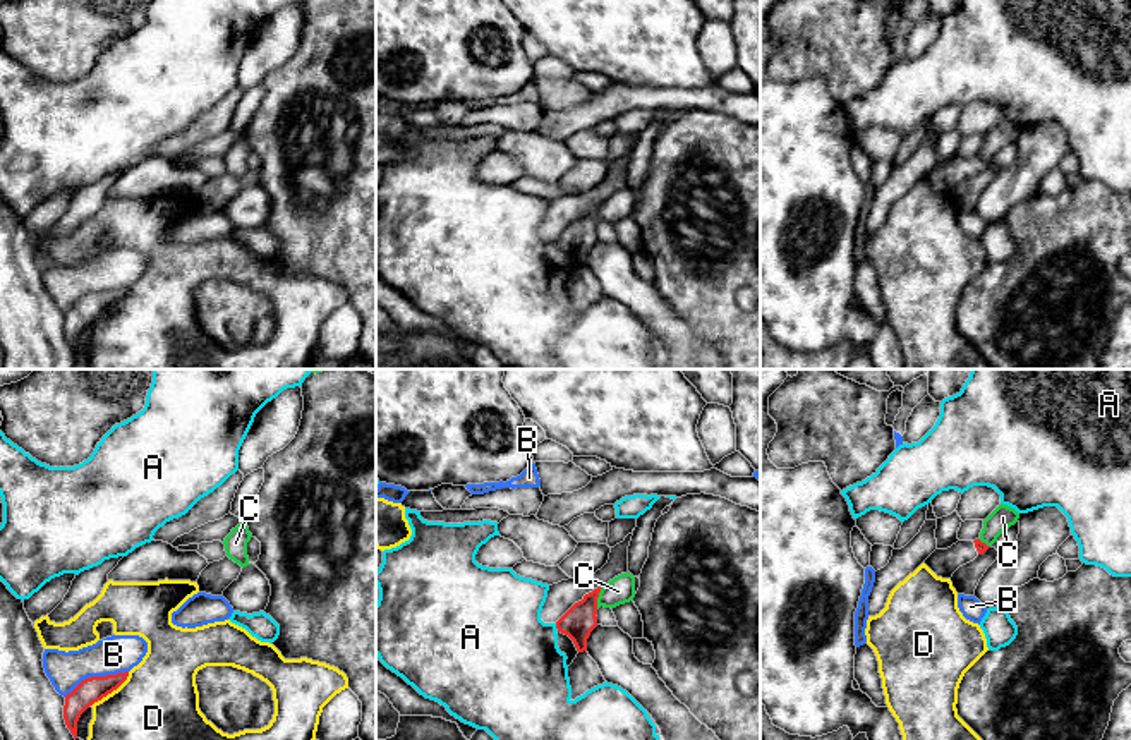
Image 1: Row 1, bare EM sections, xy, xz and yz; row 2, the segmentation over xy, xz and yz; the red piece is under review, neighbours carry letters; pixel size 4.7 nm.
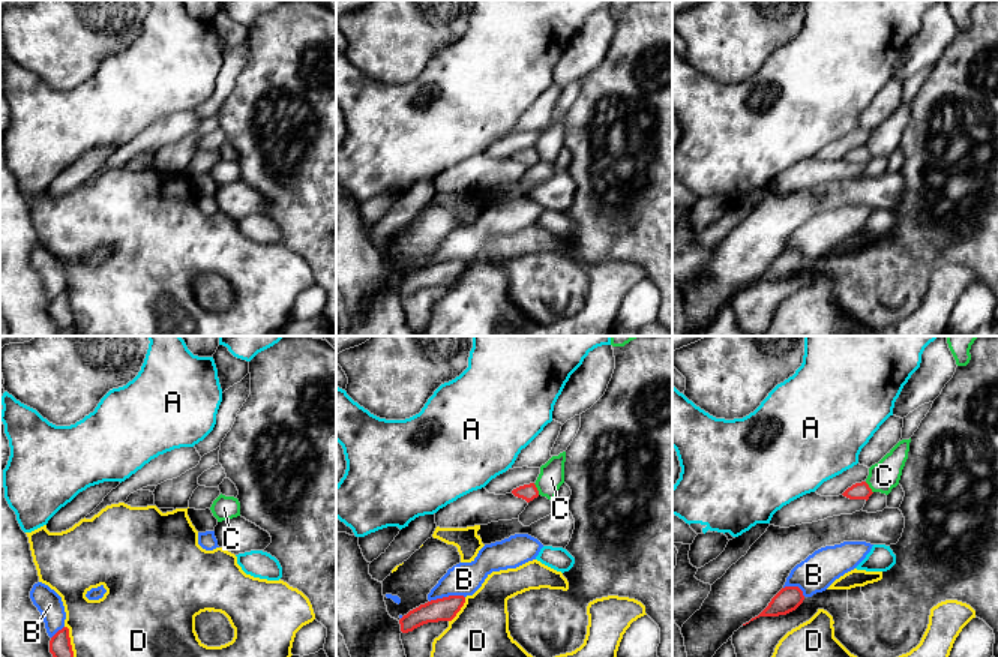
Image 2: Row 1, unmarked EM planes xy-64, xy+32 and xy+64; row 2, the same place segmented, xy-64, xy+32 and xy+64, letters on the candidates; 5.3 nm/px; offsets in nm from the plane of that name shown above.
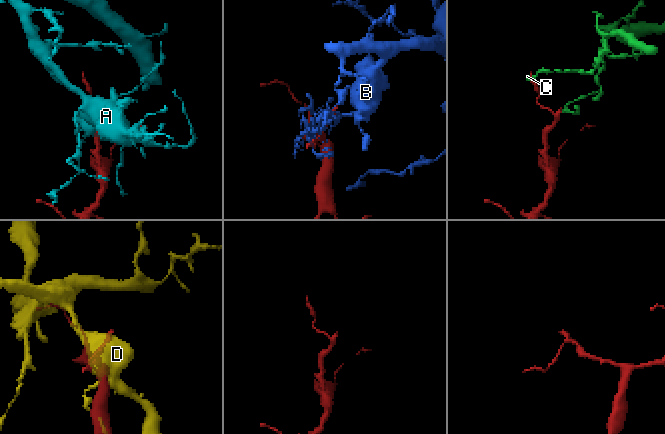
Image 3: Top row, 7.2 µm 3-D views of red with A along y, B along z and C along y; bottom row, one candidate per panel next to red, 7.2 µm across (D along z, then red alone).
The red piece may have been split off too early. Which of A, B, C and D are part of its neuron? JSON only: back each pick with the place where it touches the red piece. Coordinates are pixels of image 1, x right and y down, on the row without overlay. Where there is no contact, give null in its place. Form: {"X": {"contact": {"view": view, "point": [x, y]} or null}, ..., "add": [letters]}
{"add": []}

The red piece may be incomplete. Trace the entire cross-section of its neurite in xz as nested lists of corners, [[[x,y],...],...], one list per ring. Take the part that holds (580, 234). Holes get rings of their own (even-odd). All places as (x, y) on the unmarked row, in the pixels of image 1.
[[[602,203],[585,209],[582,216],[575,218],[558,237],[558,247],[568,251],[577,266],[587,266],[587,254],[597,242],[597,213]]]

